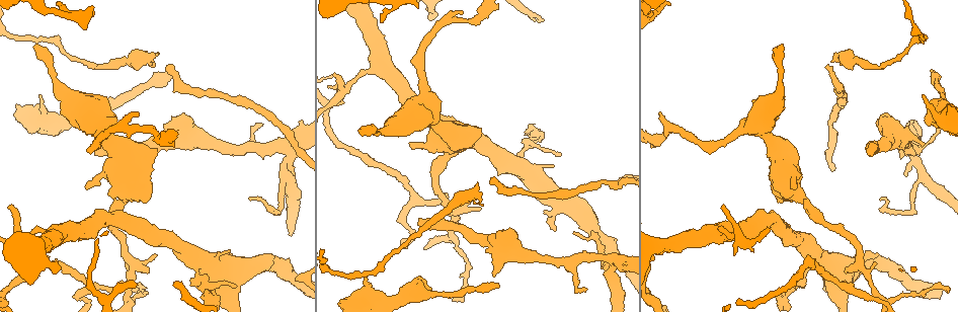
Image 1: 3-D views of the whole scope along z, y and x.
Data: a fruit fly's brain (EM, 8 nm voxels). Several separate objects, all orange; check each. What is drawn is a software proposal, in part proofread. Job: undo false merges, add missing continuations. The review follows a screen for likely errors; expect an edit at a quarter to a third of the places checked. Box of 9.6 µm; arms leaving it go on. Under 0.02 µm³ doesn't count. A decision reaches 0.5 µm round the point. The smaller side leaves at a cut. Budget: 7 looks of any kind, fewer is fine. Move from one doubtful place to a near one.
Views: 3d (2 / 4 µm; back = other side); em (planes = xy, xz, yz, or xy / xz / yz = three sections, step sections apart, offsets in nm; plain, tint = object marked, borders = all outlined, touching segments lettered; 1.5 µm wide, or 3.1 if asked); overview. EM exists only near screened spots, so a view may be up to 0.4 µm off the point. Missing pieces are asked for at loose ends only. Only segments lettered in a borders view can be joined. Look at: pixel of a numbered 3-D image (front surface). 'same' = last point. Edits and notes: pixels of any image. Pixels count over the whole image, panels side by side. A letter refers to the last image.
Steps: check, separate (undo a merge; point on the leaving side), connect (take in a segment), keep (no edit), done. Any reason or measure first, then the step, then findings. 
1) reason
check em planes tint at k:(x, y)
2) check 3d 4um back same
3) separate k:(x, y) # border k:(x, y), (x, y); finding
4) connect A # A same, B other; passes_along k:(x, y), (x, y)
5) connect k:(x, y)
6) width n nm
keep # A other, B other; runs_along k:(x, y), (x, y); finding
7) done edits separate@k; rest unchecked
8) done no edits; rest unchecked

branch stops here
check 3d 2um at 1:(461, 14)

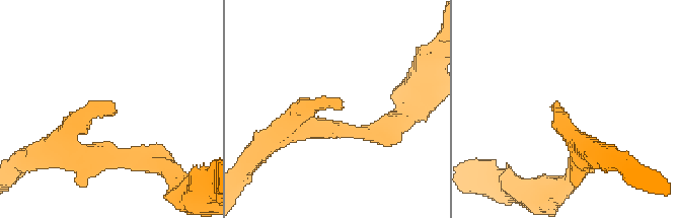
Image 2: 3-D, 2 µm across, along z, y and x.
check em planes borders at 2:(115, 114)

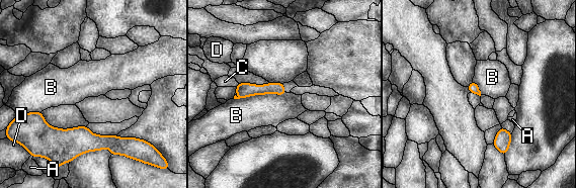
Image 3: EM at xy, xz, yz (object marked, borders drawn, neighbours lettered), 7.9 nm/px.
keep # A other, B other, C other, D other; border 3:(285, 92), (233, 98); none of them fits

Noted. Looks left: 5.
free end
check 3d 2um at 1:(492, 177)

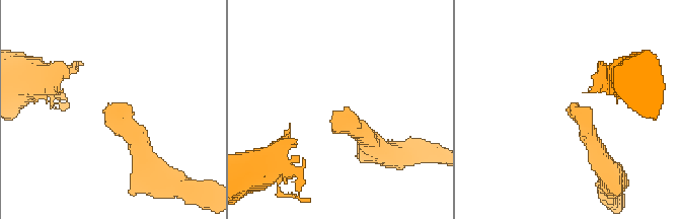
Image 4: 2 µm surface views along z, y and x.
shape alone is not enough
check em yz step 4 borders at 4:(110, 104)

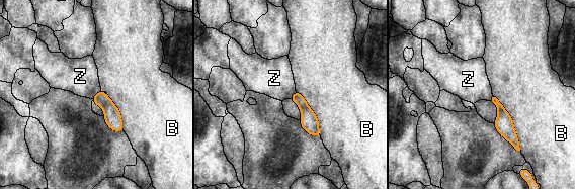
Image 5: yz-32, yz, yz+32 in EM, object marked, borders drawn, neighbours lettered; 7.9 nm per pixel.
keep # B other, Z other; runs_along 5:(493, 97), (505, 128), (515, 140); none of them fits

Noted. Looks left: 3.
check em yz step 4 borders at 1:(948, 290)

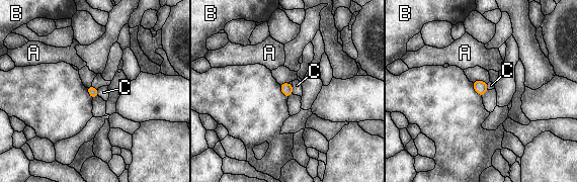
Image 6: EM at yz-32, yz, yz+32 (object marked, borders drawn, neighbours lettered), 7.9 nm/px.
longest_contact C 70 nm
keep # A other, B other, C other; none of them fits

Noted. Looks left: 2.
done no edits; rest unchecked

